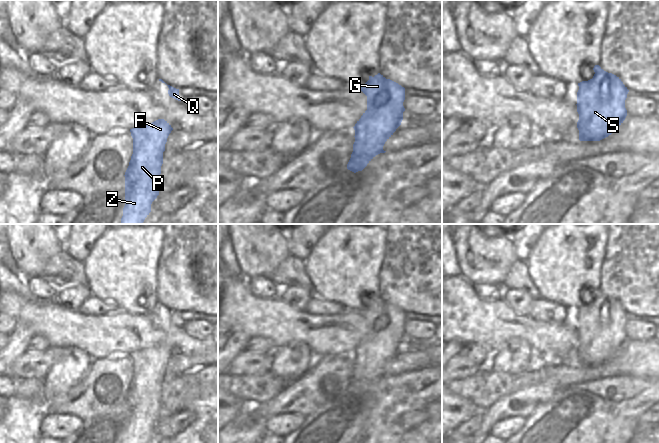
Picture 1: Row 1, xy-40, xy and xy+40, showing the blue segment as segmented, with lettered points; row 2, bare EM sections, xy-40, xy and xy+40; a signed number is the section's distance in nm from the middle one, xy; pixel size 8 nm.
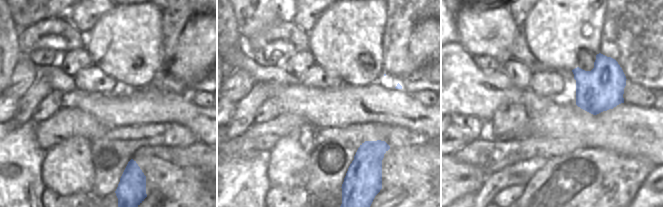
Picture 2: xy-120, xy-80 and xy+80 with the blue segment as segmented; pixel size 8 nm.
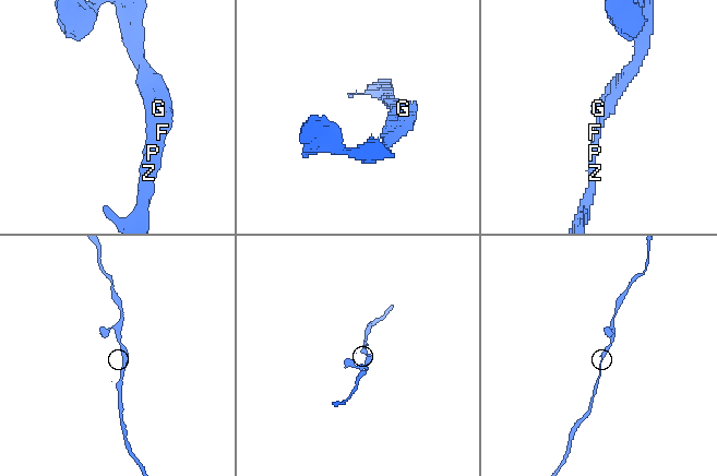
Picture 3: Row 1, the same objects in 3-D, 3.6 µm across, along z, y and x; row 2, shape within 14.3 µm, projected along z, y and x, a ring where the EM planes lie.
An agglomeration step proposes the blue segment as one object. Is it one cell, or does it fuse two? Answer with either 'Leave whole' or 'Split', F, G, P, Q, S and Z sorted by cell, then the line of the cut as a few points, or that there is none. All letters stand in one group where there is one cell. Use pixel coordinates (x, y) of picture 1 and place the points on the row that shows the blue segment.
Leave whole. Groups: F G P Q S Z. No split

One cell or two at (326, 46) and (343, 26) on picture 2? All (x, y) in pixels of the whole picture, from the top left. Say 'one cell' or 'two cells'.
one cell

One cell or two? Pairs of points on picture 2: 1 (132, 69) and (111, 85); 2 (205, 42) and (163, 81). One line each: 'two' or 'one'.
1: two
2: one

